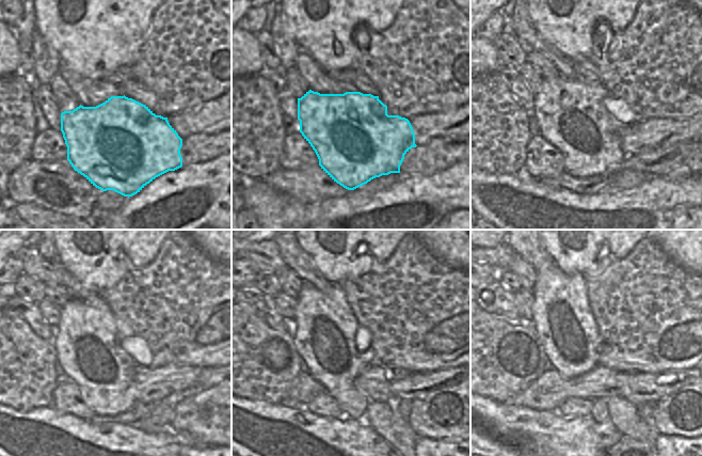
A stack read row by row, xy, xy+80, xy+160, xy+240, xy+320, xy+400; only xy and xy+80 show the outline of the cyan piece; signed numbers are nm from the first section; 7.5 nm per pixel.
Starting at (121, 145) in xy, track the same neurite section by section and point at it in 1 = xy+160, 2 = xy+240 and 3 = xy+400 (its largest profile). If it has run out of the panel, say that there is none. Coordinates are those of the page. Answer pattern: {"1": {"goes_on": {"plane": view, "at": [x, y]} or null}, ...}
{"1": {"goes_on": {"plane": "xy+160", "at": [570, 114]}}, "2": {"goes_on": {"plane": "xy+240", "at": [86, 341]}}, "3": {"goes_on": {"plane": "xy+400", "at": [564, 324]}}}

